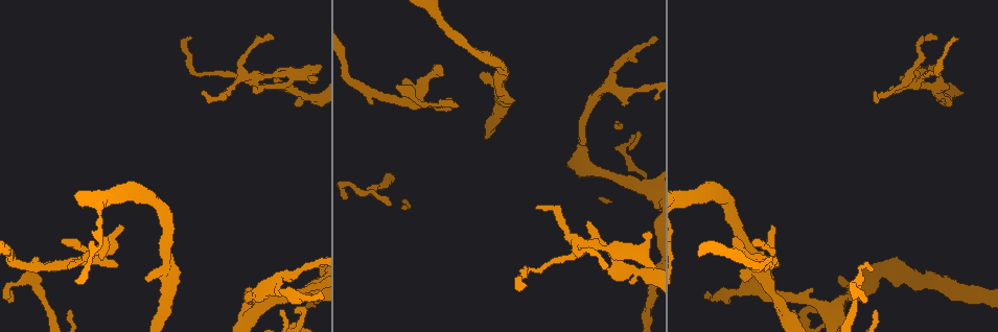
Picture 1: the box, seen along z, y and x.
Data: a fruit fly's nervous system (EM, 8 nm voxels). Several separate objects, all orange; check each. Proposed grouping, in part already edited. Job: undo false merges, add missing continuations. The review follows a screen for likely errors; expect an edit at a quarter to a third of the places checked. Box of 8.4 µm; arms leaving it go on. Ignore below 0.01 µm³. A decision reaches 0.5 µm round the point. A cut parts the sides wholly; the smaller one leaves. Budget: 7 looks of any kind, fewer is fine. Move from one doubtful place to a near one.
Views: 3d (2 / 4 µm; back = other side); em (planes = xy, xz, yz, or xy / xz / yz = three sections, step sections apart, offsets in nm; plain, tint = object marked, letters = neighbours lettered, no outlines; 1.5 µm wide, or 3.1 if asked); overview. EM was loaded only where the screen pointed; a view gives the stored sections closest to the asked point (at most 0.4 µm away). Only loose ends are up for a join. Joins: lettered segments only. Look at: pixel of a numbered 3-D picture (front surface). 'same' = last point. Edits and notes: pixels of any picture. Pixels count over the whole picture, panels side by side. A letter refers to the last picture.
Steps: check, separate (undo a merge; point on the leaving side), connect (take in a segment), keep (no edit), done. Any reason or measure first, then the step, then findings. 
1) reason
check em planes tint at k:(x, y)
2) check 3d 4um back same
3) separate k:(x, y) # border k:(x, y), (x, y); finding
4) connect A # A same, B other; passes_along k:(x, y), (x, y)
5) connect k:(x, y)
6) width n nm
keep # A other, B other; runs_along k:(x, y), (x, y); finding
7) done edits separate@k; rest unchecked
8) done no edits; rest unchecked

side arm on a straight run
check em planes letters at 1:(87, 258)

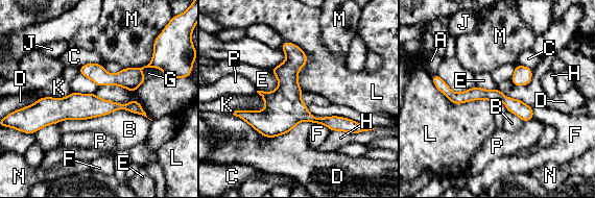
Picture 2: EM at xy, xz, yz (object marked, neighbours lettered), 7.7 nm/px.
keep # A other, B other, C other, D other, E other, F other, G other, H other, J other, K other, L other, M other, N other, P other; border 2:(430, 76), (454, 103), (492, 102); all the same neuron

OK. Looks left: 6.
branch stops here
check 3d 4um at 1:(643, 233)

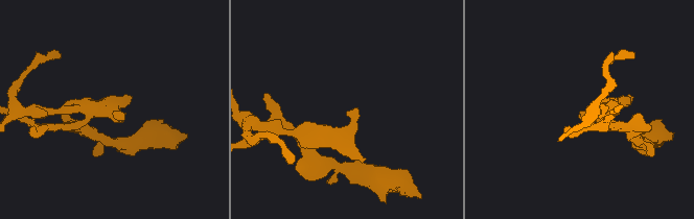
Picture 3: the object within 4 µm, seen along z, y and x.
arm_widths 180, 240 nm
check em planes plain at 3:(581, 114)

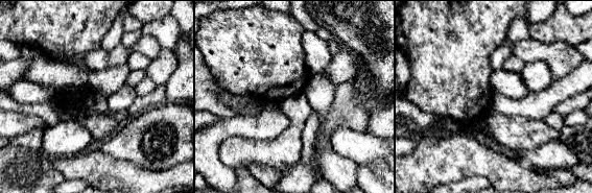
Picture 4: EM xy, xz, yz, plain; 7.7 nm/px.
check em planes letters same

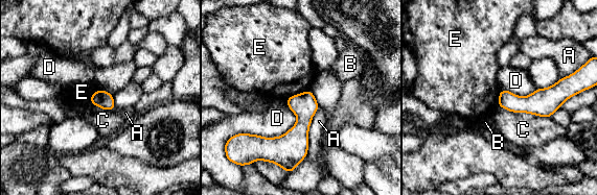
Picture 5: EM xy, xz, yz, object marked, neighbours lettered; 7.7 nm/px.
keep # A other, B other, C other, D other, E other; border 5:(310, 88), (286, 98); none of them fits

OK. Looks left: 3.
branch stops here
check 3d 4um back at 1:(191, 38)

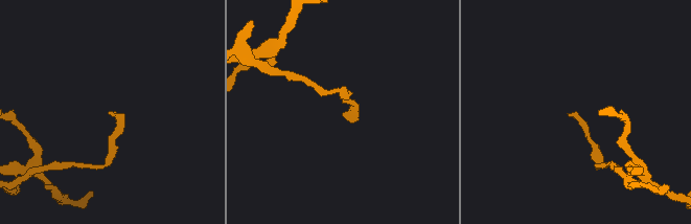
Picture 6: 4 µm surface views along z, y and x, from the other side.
check em planes plain at 6:(110, 111)

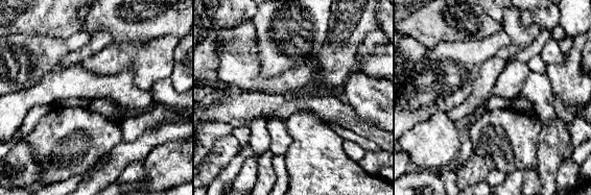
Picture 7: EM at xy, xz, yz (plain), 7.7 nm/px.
what lies round it
check em planes letters same

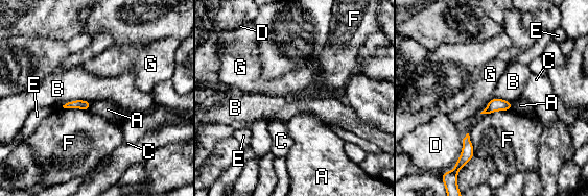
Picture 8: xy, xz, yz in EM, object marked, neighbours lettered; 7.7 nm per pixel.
width 80 nm
keep # A other, B other, C other, D other, E other, F other, G other; border 8:(90, 101), (70, 100), (62, 105); none of them fits

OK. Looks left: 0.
done no edits; rest unchecked

